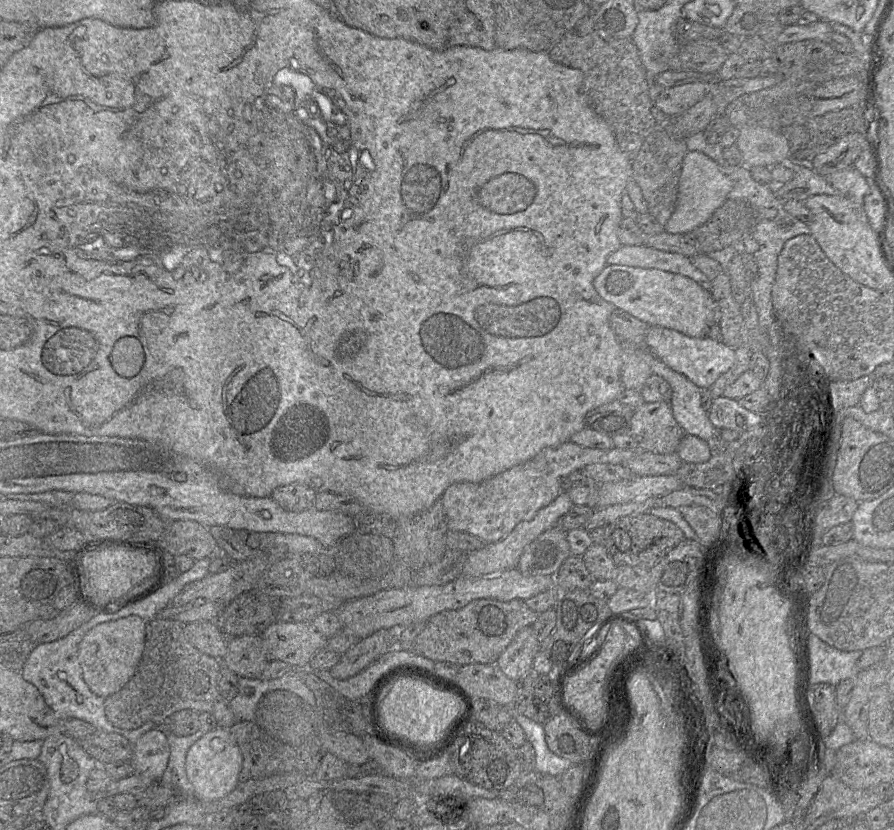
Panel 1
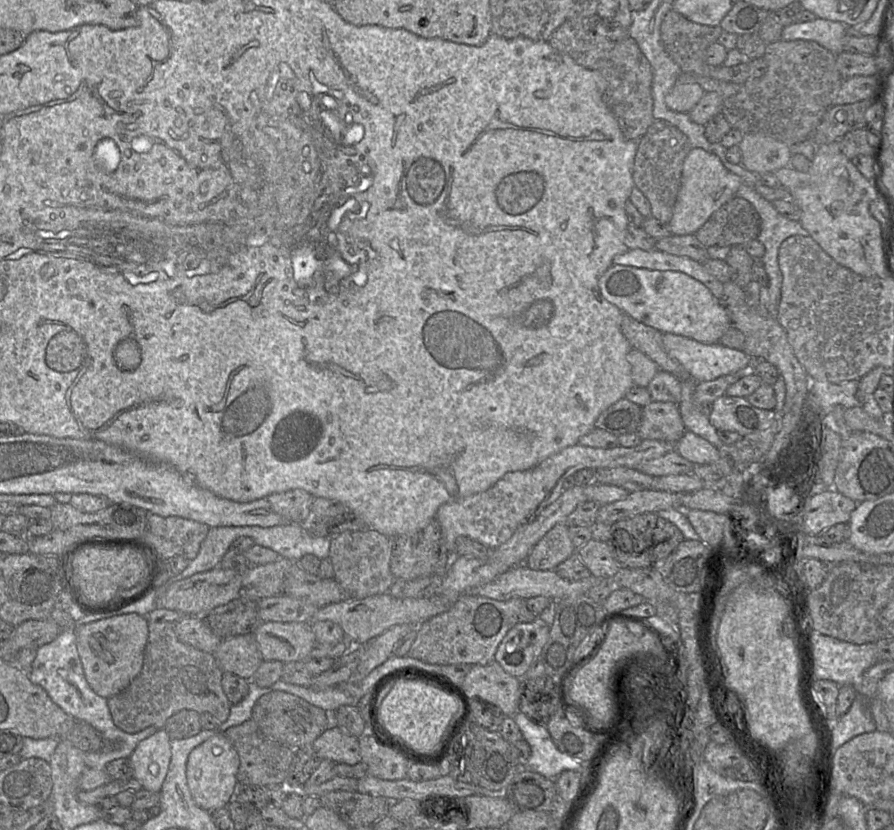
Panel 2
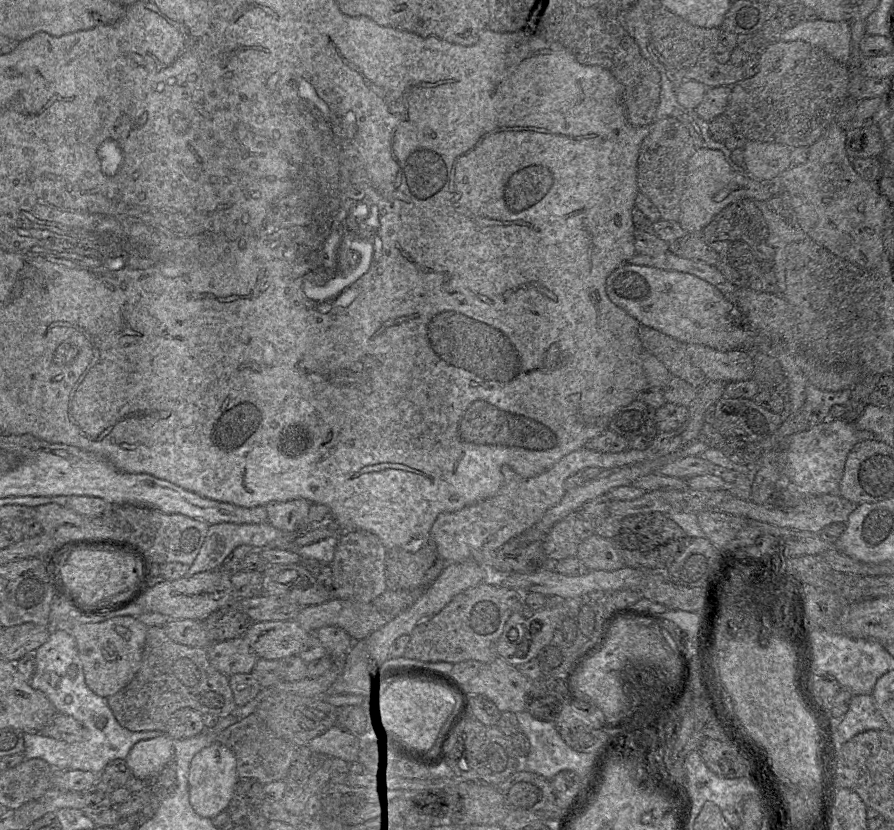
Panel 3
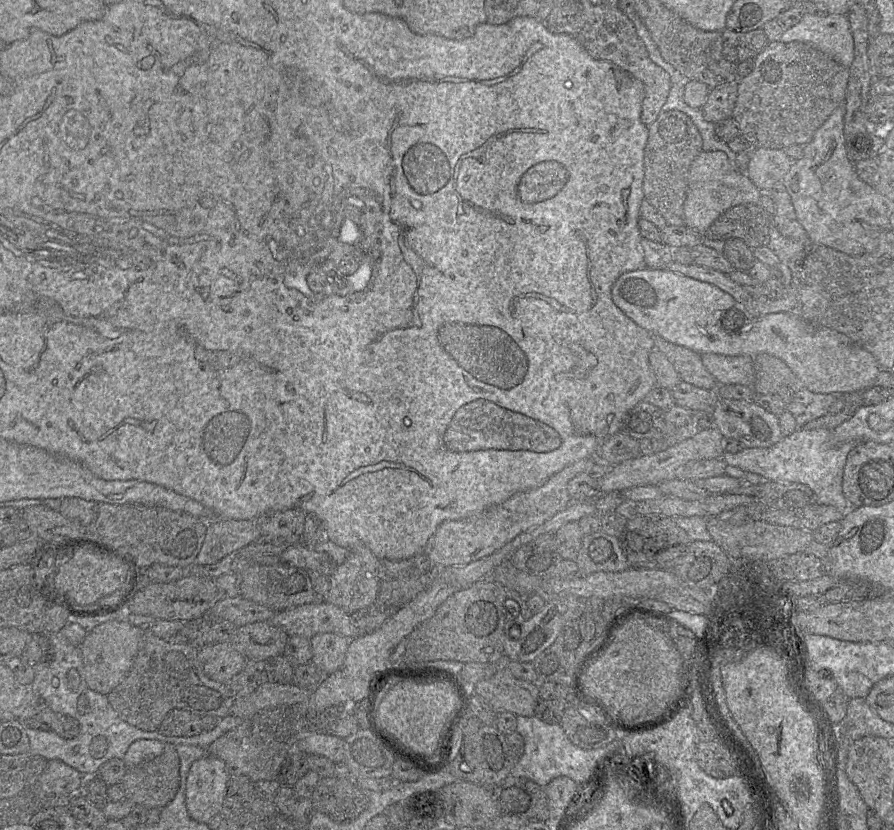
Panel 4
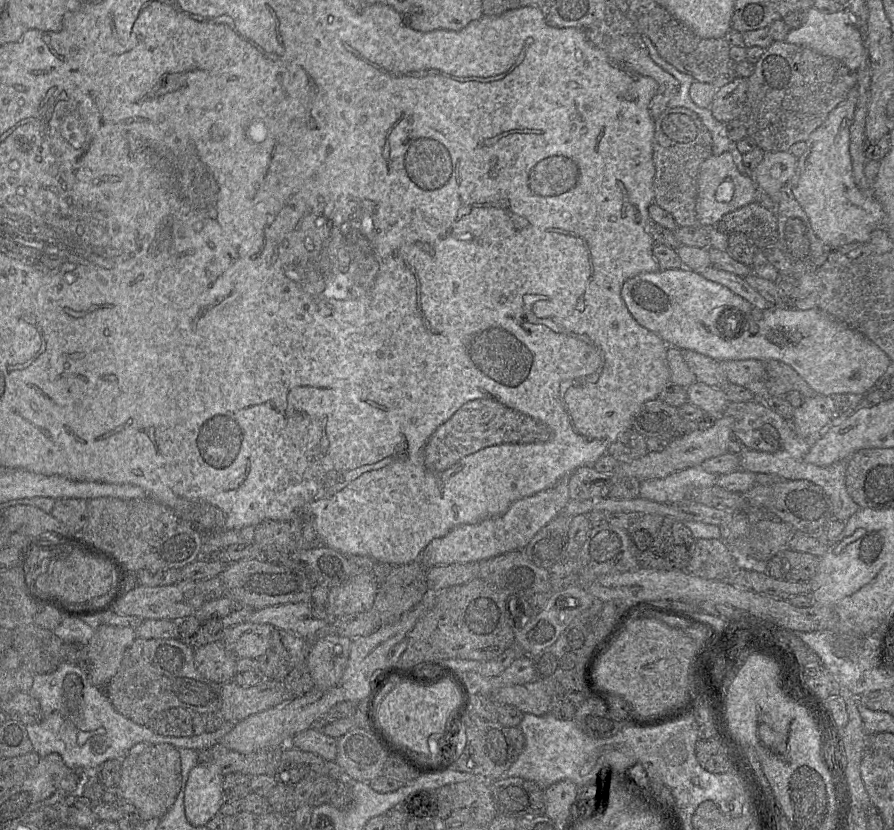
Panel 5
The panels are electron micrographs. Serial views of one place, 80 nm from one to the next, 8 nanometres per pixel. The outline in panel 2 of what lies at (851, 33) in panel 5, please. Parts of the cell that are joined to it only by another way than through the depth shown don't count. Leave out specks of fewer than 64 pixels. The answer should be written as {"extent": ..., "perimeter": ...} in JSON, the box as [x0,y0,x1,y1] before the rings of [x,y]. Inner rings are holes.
{"extent":[781,18,847,55],"perimeter":[[[816,18],[811,22],[798,22],[784,27],[781,40],[806,40],[817,42],[834,55],[843,52],[843,38],[847,27],[838,21]]]}

